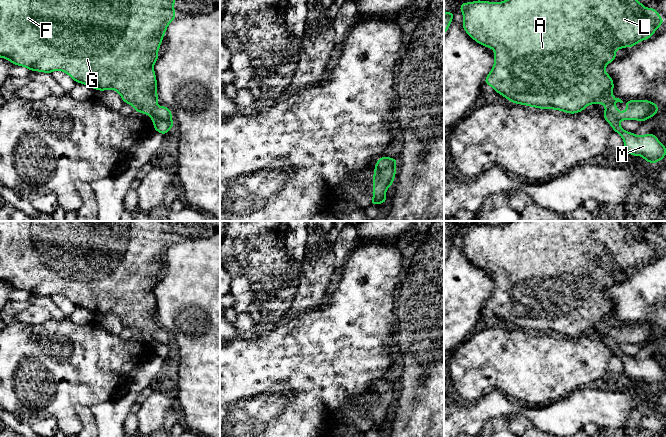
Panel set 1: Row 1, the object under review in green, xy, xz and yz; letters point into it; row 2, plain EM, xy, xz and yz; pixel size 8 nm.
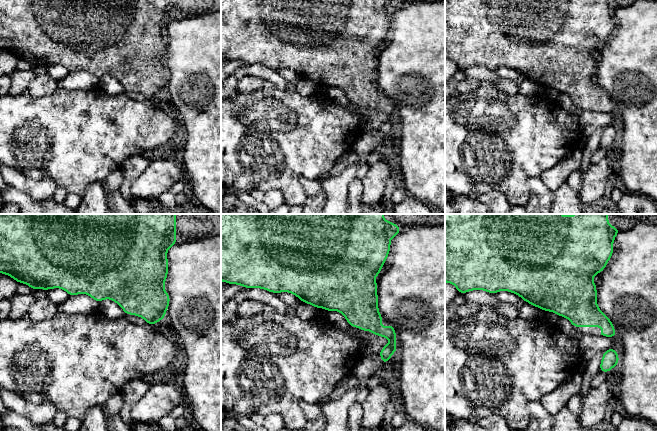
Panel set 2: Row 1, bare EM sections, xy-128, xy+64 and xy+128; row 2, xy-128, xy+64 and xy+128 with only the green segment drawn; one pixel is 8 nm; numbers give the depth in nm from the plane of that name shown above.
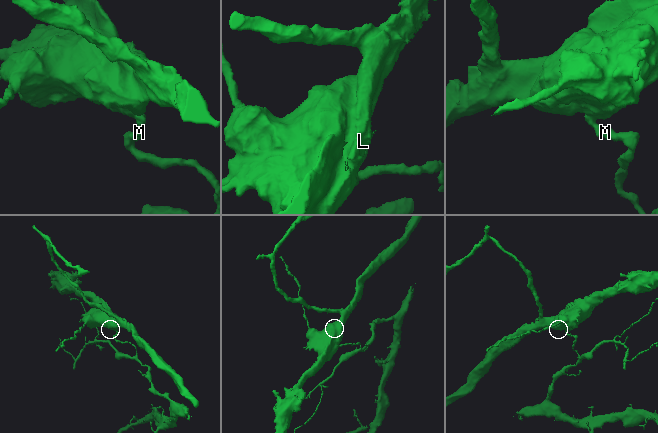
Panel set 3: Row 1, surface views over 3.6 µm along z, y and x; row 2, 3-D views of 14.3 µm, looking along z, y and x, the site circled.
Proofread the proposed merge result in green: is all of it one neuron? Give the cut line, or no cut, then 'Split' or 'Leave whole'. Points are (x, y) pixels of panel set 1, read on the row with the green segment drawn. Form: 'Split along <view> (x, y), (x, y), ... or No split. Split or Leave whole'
Split along xy (148, 114), (153, 112), (158, 117), (171, 120). Split

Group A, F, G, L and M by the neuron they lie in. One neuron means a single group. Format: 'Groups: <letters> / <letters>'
Groups: A F G L / M

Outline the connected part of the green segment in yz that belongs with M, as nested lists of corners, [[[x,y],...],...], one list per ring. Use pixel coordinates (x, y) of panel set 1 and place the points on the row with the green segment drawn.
[[[608,108],[605,109],[603,117],[611,125],[613,131],[622,137],[628,154],[642,156],[649,163],[657,163],[666,156],[666,146],[653,133],[637,136],[635,133],[625,131]]]

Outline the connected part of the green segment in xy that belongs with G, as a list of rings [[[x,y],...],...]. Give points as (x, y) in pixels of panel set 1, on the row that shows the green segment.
[[[0,0],[0,57],[7,59],[10,61],[13,65],[23,66],[25,68],[28,68],[30,71],[39,71],[43,73],[52,73],[56,70],[61,70],[65,72],[67,75],[69,75],[76,83],[85,84],[91,88],[98,89],[100,92],[112,89],[117,91],[123,102],[127,104],[131,104],[133,109],[136,112],[140,112],[143,114],[151,114],[152,112],[161,119],[165,120],[172,120],[172,112],[170,109],[168,109],[166,106],[162,105],[161,107],[157,106],[157,102],[159,101],[158,95],[157,95],[157,80],[156,80],[156,74],[154,71],[154,64],[159,59],[158,57],[158,50],[159,47],[163,41],[163,36],[166,34],[166,29],[168,25],[175,20],[176,11],[173,8],[176,0]]]

